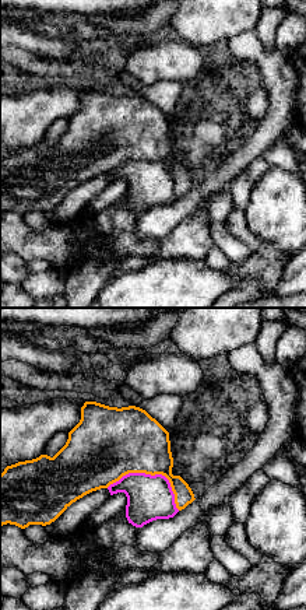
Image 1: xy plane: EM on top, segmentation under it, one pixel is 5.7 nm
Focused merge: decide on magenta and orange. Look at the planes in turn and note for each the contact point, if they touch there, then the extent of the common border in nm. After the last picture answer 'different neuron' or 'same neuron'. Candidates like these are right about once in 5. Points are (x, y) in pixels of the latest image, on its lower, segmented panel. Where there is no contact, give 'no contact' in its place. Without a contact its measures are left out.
(152, 476) | 440 nm

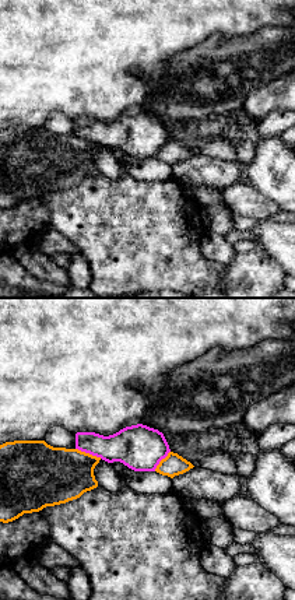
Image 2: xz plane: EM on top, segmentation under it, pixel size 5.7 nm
(88, 452) | 160 nm

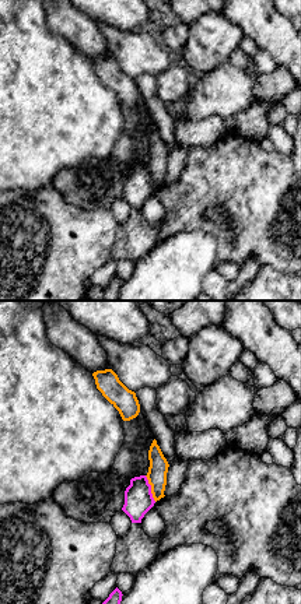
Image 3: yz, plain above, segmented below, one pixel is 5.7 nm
(150, 488) | 170 nm

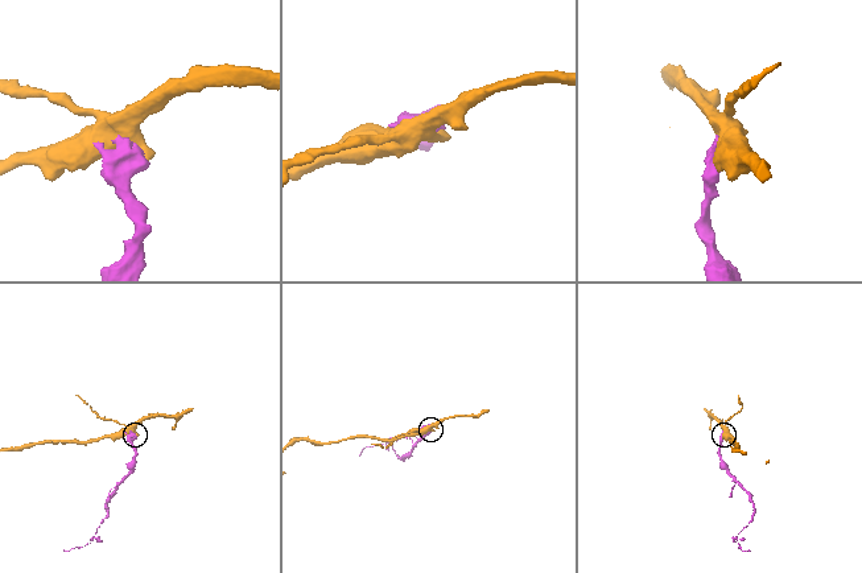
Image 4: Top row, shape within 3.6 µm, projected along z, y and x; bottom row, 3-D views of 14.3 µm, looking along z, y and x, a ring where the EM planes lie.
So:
different neuron

